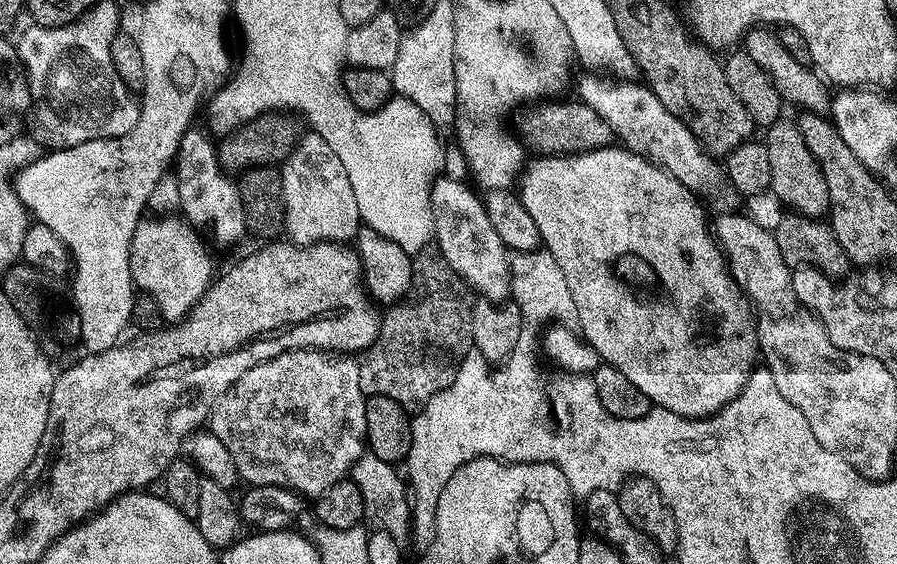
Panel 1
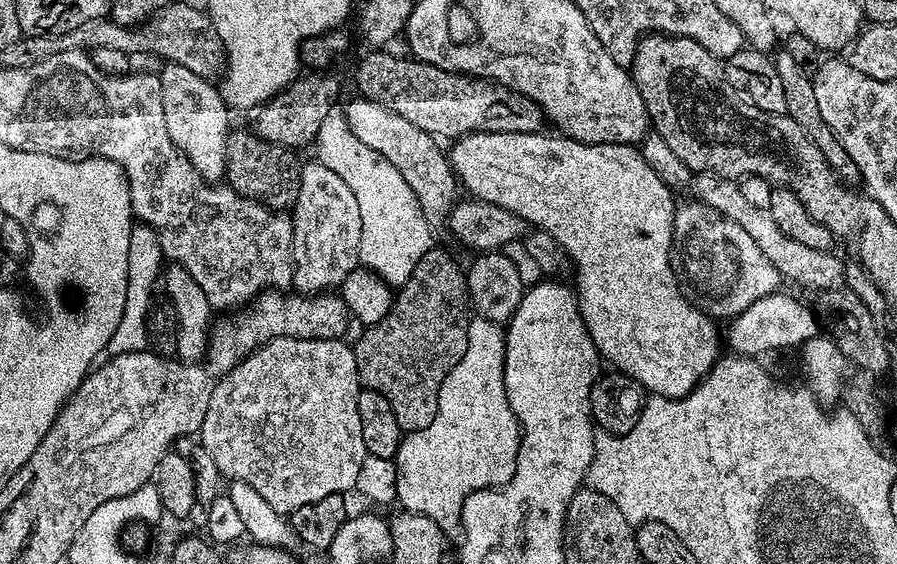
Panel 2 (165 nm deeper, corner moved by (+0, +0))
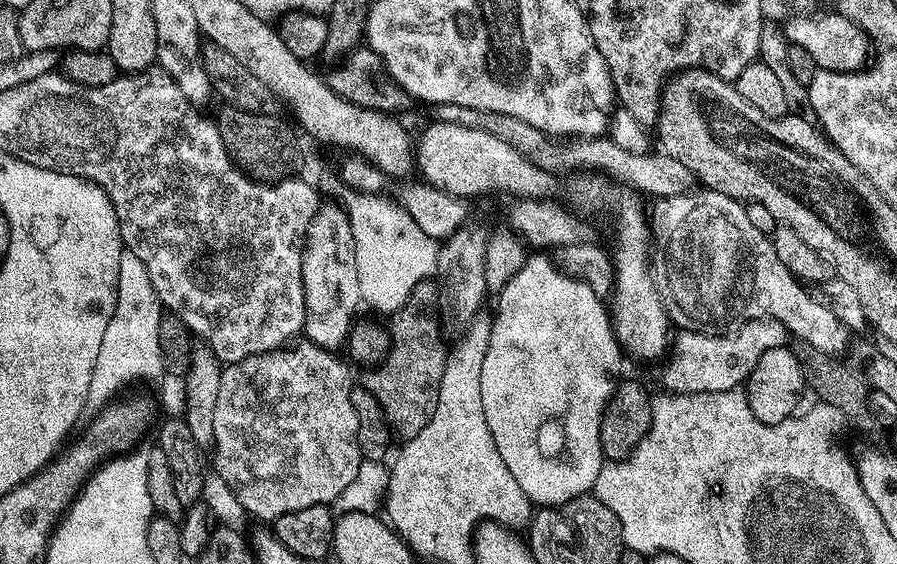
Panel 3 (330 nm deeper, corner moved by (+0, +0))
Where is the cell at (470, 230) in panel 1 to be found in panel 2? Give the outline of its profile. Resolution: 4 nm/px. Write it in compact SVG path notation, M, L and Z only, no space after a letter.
M363 98L355 99L349 102L348 112L346 111L348 128L354 138L358 138L358 142L368 146L370 150L382 154L382 158L386 158L386 162L390 162L390 166L394 166L394 170L398 170L398 174L406 178L406 186L414 190L414 198L418 198L418 206L430 227L434 230L444 228L449 223L452 209L458 204L458 181L445 149L443 152L436 145L439 144L437 137L418 130L418 126L406 122L406 118L398 118L398 114L390 114L390 110L374 102Z

